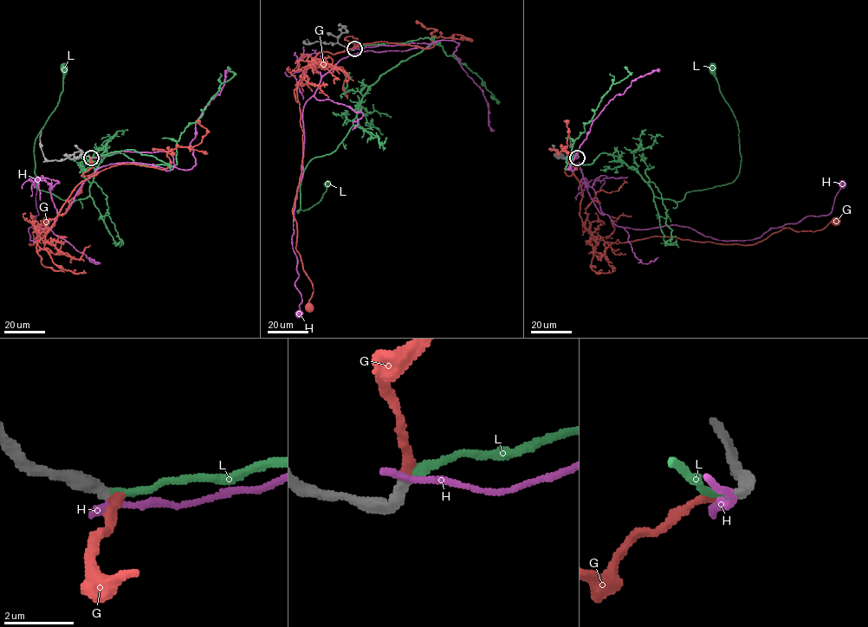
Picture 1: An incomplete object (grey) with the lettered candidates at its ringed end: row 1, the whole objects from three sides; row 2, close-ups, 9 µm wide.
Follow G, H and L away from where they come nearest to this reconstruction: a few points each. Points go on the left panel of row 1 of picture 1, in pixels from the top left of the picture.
G: (91, 158), (81, 175), (96, 174), (29, 245), (37, 228), (49, 230), (45, 221)
H: (91, 158), (170, 150), (174, 166), (98, 167), (54, 226), (41, 224), (29, 240), (37, 184)
L: (91, 158), (134, 149), (171, 169), (116, 152), (86, 198), (37, 188), (35, 141), (65, 67)

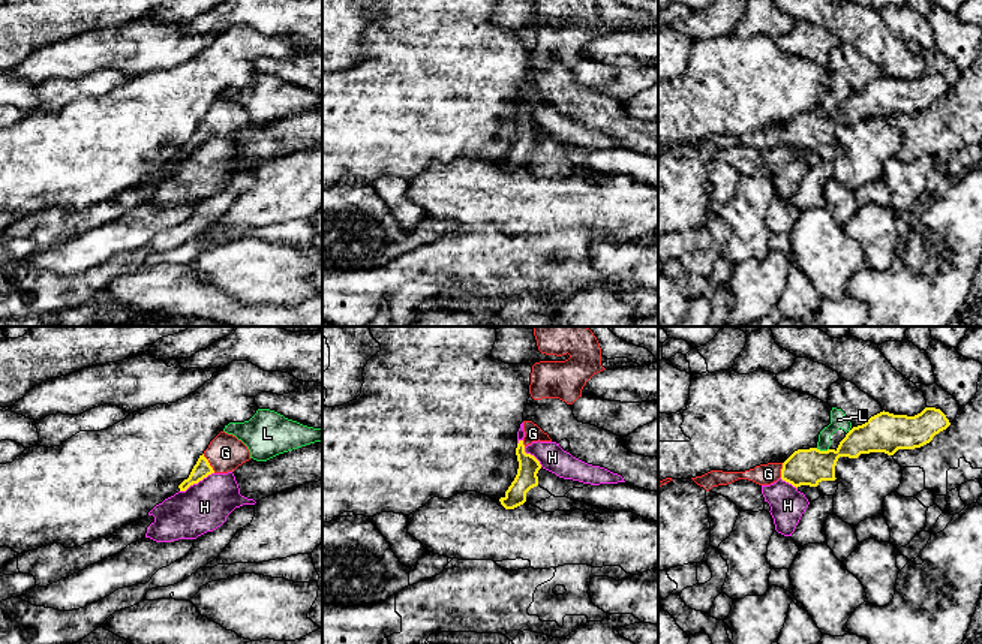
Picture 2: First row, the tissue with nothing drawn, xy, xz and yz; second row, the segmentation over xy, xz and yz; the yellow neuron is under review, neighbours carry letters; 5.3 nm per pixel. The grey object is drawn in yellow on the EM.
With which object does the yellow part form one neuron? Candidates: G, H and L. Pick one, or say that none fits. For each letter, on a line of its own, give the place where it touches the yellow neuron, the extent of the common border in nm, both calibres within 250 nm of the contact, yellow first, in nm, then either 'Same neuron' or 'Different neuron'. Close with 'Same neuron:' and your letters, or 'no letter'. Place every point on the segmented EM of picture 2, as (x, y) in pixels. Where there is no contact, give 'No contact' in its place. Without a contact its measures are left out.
G: Touches yellow at xy (209, 463). Shared border 120 nm. Thickness 90 nm (yellow) against 200 nm. Same neuron
H: Touches yellow at xy (197, 482). Shared border 220 nm. Thickness 90 nm (yellow) against 260 nm. Different neuron
L: Touches yellow at yz (822, 451). Shared border 70 nm. Thickness 190 nm (yellow) against 90 nm. Different neuron
Same neuron: G

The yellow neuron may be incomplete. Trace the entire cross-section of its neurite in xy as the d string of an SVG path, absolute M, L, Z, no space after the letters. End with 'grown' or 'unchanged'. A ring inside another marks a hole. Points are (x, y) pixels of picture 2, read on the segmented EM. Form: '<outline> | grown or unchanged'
M220 431L199 455L187 479L178 488L186 491L211 473L228 473L250 460L247 446L235 436Z | grown

